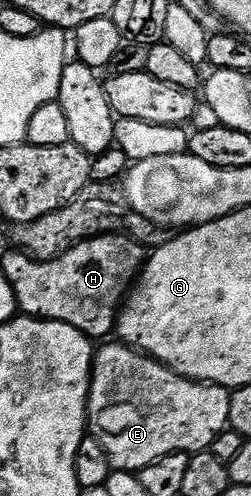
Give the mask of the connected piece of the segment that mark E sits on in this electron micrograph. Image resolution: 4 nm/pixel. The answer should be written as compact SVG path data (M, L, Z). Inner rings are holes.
M122 341L111 342L104 342L95 352L87 426L109 453L114 470L138 473L161 461L161 457L192 456L210 449L220 433L228 430L228 388L194 383Z

